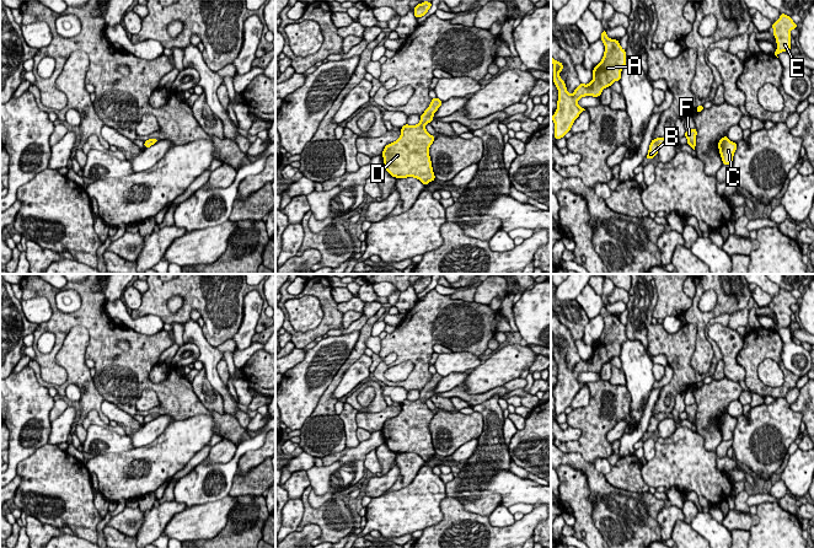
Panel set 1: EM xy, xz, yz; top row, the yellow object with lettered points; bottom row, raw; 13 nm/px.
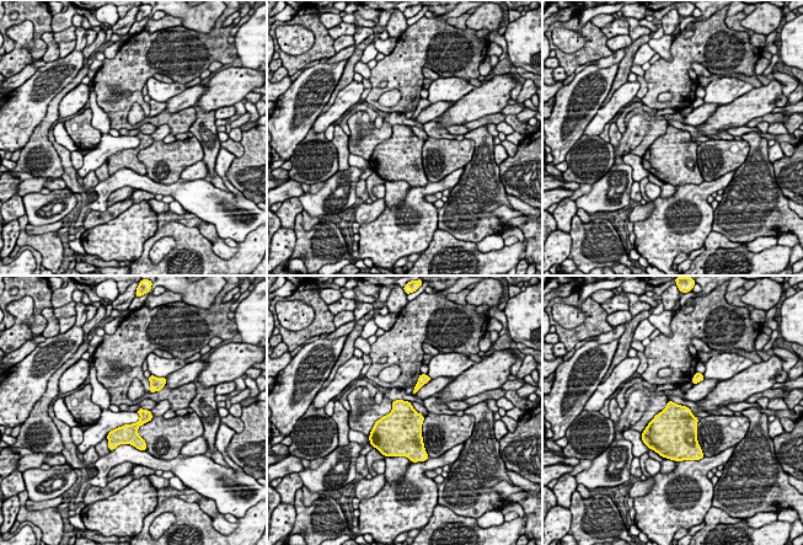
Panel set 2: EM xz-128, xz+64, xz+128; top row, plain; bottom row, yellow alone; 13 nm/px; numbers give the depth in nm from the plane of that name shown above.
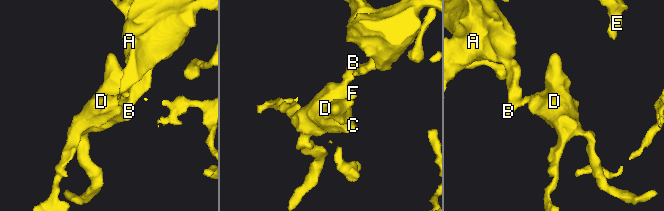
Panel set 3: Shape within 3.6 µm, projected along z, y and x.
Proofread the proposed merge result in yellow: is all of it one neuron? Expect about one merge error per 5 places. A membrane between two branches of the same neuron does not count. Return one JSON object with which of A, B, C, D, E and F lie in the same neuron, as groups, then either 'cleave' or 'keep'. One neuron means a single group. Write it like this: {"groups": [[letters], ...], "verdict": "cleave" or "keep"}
{"groups": [["A", "B", "C", "D", "E", "F"]], "verdict": "keep"}

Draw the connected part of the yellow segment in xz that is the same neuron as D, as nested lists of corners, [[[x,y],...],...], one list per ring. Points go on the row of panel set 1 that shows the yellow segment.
[[[433,98],[421,115],[421,122],[416,125],[405,124],[400,138],[385,146],[384,168],[392,177],[413,177],[424,186],[435,179],[429,156],[429,147],[435,138],[427,131],[425,125],[434,120],[433,115],[441,103],[439,98]]]

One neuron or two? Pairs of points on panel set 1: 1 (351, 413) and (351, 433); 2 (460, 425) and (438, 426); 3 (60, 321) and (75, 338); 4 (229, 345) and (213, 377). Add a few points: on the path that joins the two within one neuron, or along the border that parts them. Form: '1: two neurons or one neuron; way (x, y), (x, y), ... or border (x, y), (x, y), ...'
1: one neuron; way (351, 418), (351, 428)
2: one neuron; way (455, 426), (443, 426)
3: two neurons; border (89, 331), (84, 327), (74, 326), (55, 356)
4: two neurons; border (215, 348), (223, 354)

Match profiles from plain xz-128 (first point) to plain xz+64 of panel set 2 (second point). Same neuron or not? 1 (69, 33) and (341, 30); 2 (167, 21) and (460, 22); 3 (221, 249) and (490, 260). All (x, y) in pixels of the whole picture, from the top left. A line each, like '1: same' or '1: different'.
1: same
2: same
3: different

